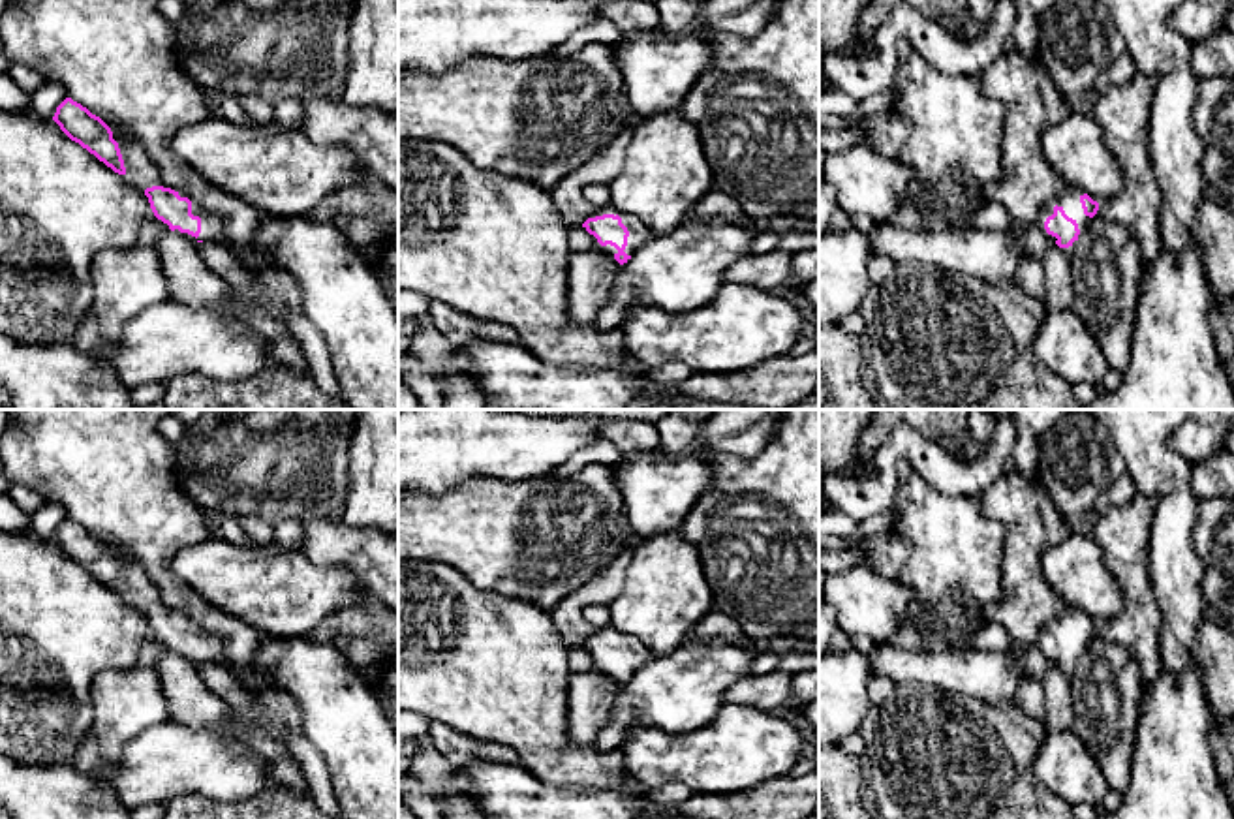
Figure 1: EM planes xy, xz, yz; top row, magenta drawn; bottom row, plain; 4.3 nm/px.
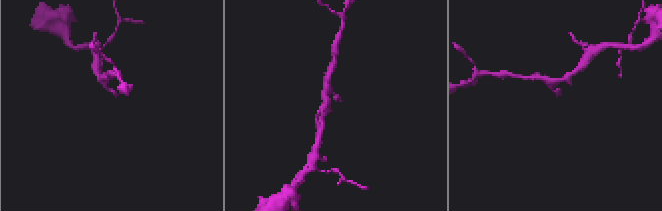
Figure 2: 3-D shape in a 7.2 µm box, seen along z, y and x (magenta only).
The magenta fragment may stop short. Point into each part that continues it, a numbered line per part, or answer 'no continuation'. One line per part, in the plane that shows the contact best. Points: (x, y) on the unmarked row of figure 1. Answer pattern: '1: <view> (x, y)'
1: yz (1071, 624)

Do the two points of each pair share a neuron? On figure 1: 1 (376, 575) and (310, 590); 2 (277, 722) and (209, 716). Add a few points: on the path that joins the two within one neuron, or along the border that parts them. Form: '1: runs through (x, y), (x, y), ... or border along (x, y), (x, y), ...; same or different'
1: border along (314, 562), (325, 568), (342, 568), (365, 592); different
2: border along (230, 709), (235, 718), (265, 729), (275, 739); different

